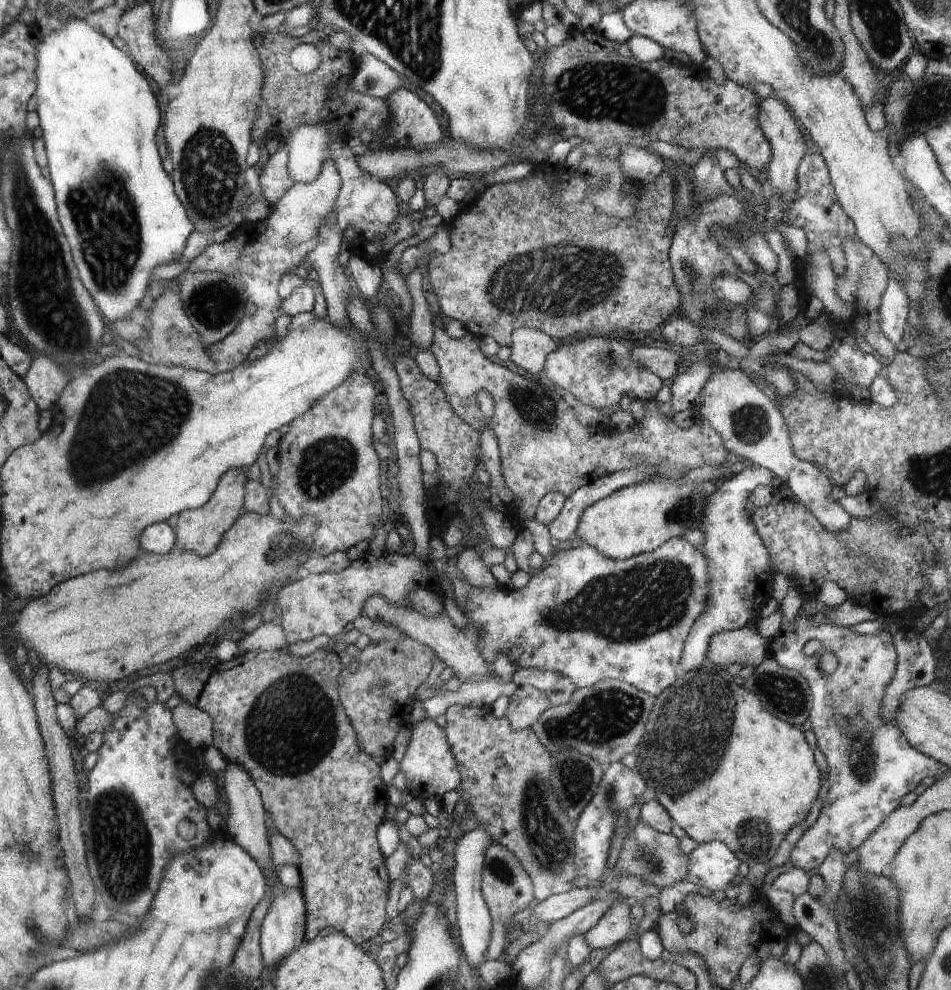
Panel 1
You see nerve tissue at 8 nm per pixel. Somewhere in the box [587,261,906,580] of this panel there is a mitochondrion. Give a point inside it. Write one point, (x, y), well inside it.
(751, 424)

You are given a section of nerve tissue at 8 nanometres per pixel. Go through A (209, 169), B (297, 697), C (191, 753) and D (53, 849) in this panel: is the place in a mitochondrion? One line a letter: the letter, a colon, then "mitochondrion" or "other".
A: mitochondrion
B: mitochondrion
C: other
D: other

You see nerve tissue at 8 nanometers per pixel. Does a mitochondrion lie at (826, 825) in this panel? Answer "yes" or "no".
no

